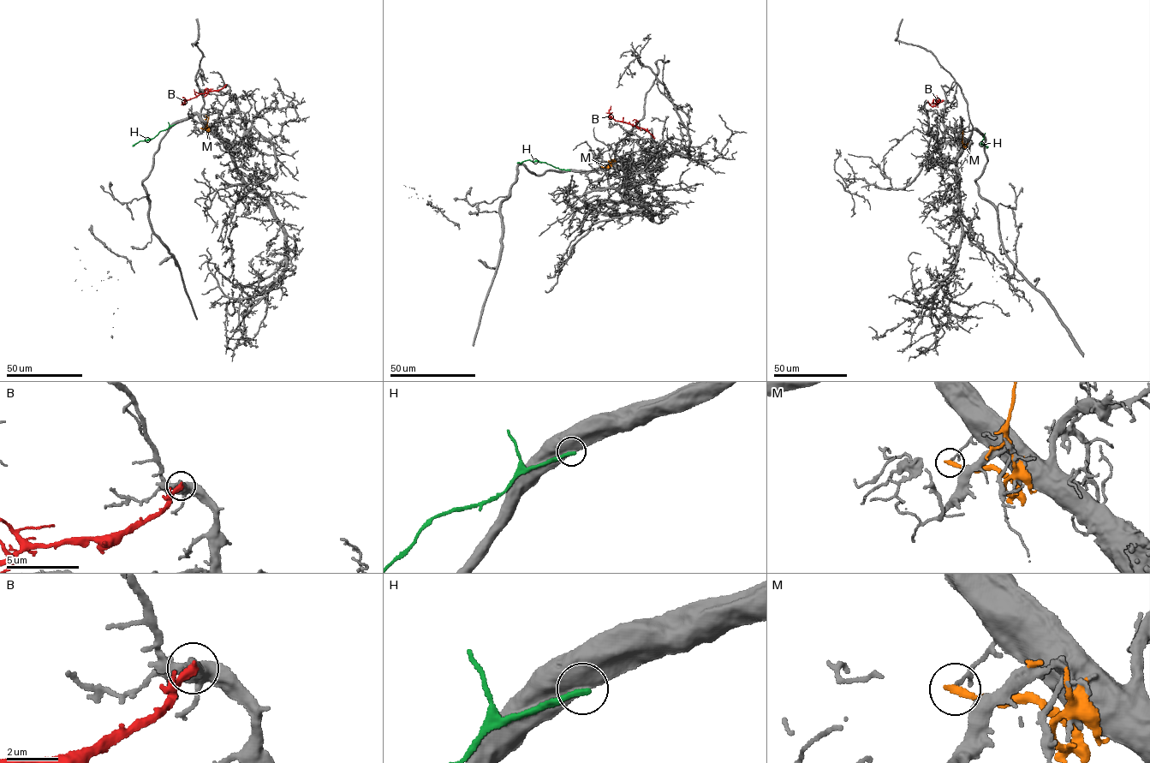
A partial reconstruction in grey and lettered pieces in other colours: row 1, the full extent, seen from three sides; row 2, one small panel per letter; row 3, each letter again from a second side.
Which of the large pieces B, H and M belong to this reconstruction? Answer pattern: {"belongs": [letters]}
{"belongs": ["B"]}

